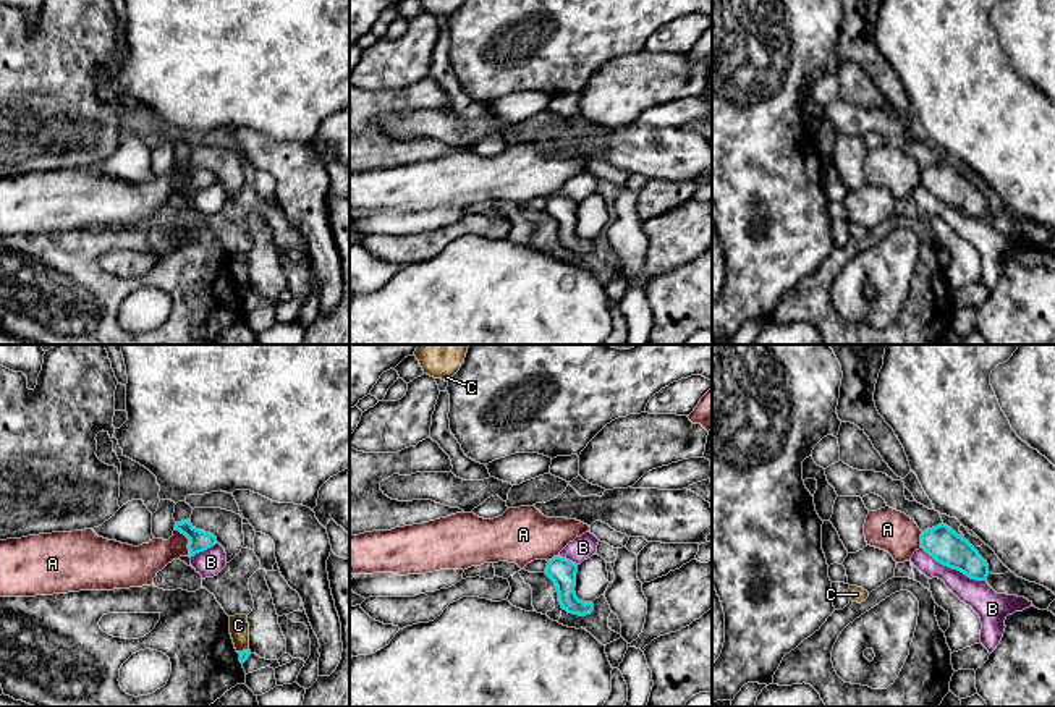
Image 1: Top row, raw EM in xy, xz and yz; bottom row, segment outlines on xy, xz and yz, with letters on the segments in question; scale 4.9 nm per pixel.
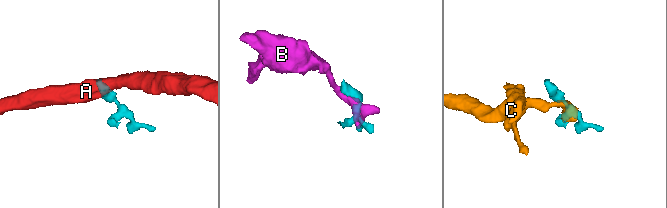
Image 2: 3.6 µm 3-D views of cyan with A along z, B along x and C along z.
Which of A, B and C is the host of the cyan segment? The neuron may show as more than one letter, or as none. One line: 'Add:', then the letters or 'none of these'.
Add: none of these

